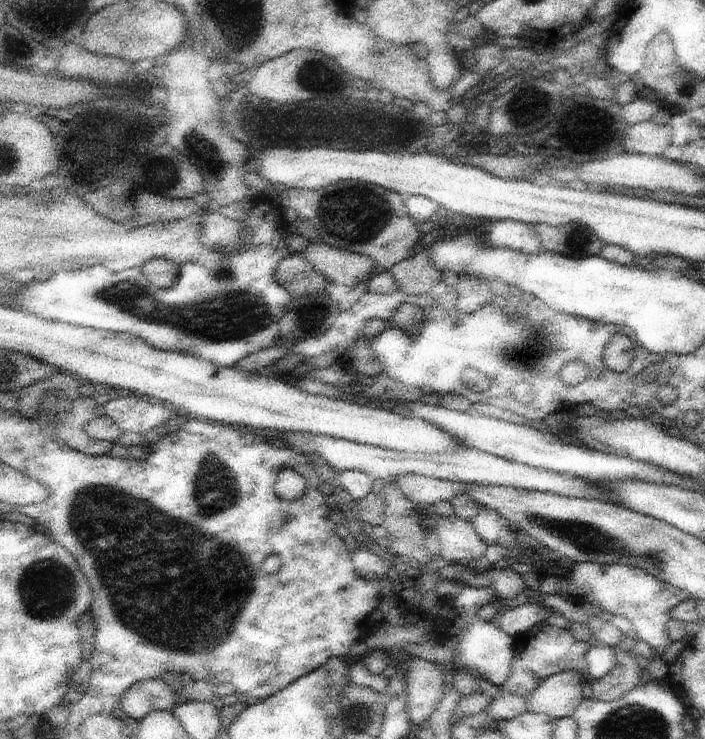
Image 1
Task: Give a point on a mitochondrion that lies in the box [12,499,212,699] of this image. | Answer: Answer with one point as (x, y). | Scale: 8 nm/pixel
(48, 582)

